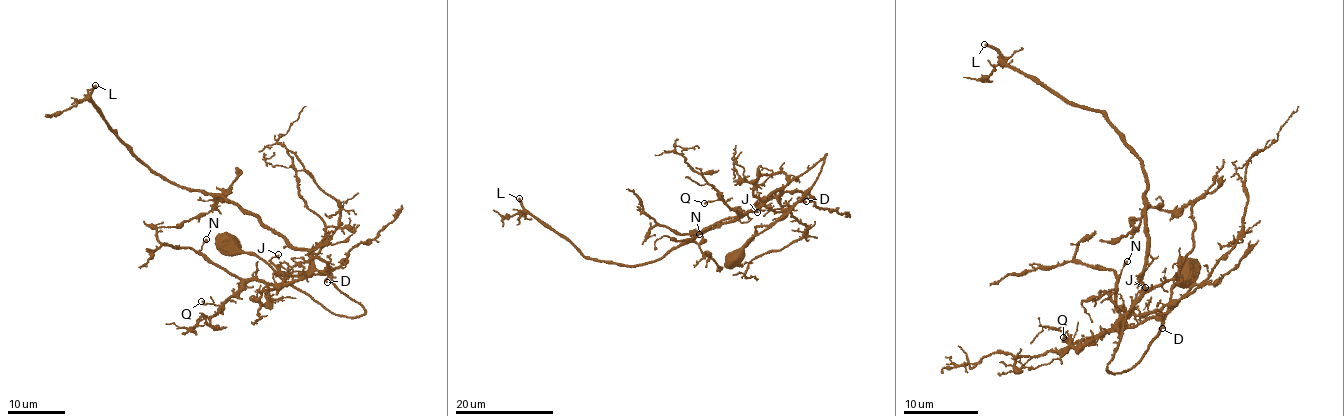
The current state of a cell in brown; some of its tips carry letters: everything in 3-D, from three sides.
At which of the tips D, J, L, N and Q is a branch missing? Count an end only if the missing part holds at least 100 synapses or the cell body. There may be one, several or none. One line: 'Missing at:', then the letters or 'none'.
Missing at: L

